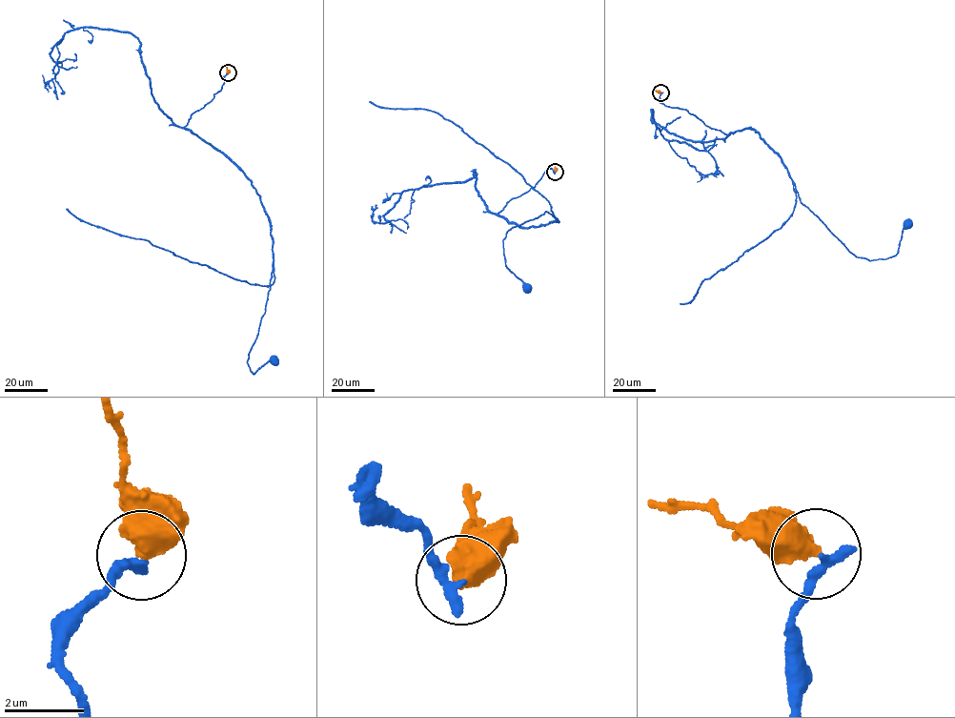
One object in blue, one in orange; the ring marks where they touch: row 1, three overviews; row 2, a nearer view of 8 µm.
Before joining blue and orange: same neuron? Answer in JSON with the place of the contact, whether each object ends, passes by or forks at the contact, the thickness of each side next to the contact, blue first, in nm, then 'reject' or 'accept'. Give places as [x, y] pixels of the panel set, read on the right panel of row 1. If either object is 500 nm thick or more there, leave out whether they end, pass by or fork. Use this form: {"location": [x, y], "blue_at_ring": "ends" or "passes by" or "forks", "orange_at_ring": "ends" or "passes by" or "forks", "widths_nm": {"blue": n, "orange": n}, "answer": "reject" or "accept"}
{"location": [660, 92], "widths_nm": {"blue": 340, "orange": 600}, "answer": "reject"}

